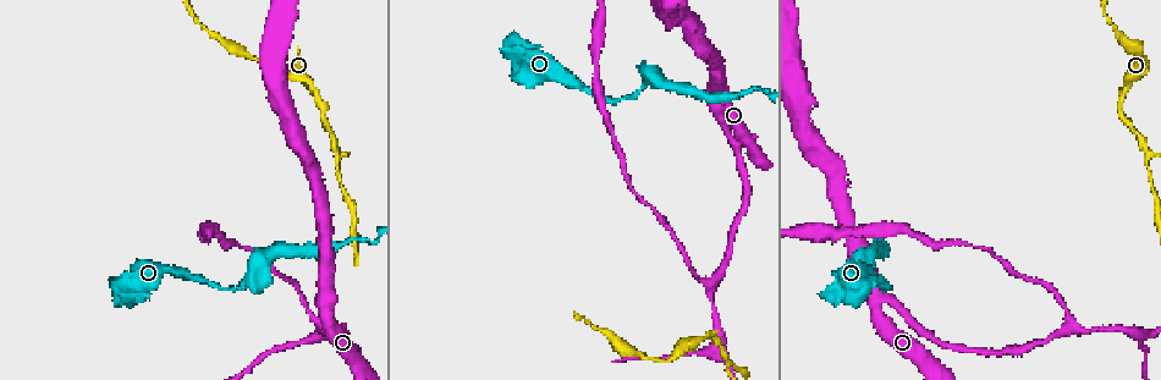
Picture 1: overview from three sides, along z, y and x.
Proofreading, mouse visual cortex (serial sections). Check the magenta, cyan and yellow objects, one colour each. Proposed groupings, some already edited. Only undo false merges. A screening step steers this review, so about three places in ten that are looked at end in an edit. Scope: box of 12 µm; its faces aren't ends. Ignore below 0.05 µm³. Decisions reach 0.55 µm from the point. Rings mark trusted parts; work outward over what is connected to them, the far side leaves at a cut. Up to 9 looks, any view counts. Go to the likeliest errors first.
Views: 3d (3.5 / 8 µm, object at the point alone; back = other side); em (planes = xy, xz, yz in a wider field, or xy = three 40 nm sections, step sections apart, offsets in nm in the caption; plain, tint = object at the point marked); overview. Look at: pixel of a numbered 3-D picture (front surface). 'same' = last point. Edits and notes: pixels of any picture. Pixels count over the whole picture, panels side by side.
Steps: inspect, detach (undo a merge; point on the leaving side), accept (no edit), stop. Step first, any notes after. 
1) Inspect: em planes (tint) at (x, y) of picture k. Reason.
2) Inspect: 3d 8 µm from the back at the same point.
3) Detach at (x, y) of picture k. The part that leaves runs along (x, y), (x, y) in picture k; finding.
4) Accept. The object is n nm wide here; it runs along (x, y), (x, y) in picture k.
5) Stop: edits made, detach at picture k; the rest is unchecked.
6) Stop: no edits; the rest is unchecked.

Inspect: 3d 8 µm at (515, 51) of picture 1. A fork.

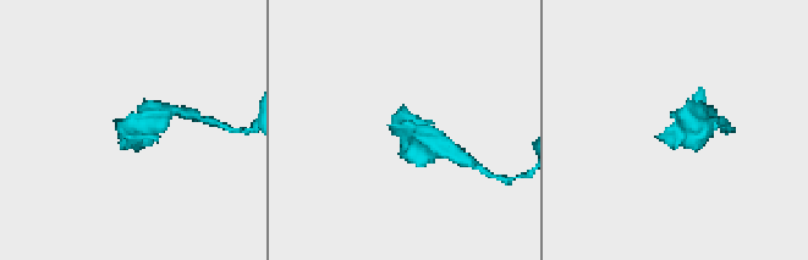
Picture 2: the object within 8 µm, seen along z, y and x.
Inspect: em xy step 3 (tint) at (128, 132) of picture 2.

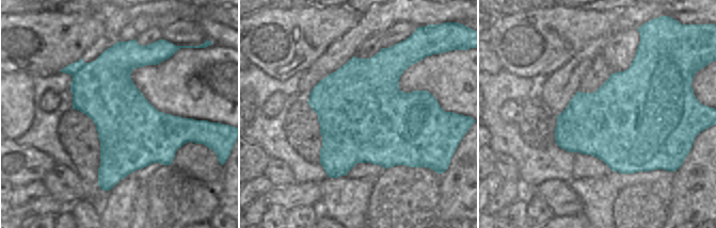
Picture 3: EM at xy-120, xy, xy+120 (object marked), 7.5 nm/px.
Accept. It runs along (430, 140), (389, 125) in picture 2; one cell here.

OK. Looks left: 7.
Inspect: 3d 3.5 µm at (323, 302) of picture 1. Branch point.

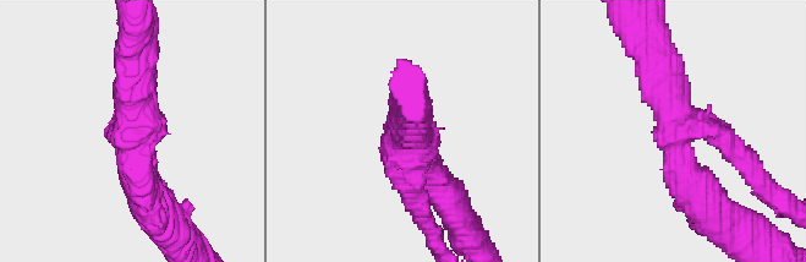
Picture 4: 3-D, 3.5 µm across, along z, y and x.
Inspect: em xy step 3 (plain) at (131, 127) of picture 4. 3 arms meet here; the arms are 300, 450, 500 nm wide.

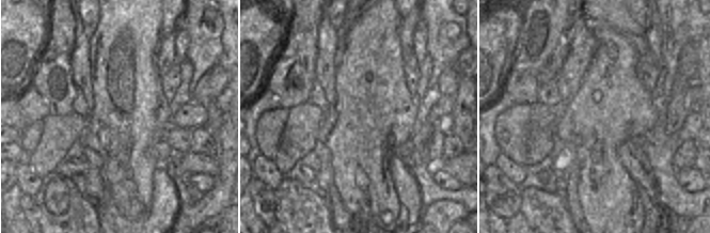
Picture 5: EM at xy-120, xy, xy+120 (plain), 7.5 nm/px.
Inspect: em xy step 3 (tint) at the same point.

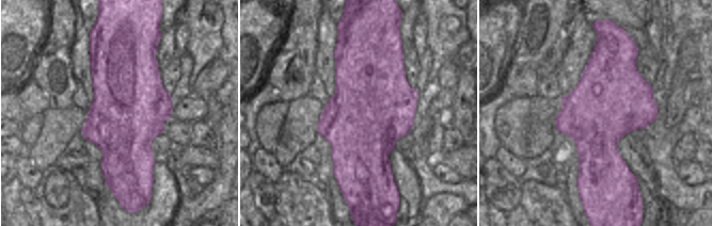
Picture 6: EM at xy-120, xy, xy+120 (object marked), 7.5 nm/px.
Accept. It runs along (705, 196), (654, 53) in picture 4; continuous, no second cell.

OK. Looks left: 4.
Inspect: 3d 8 µm at (712, 281) of picture 1. A fork.

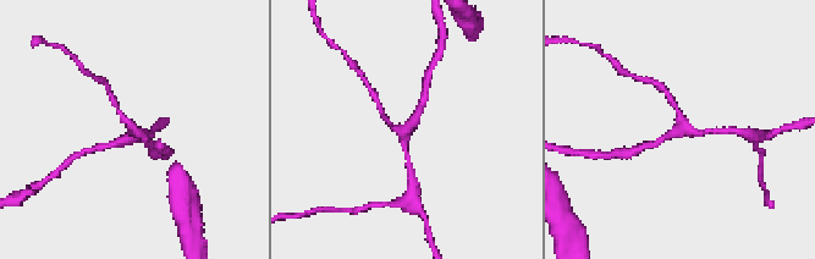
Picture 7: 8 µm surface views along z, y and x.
Inspect: em planes (tint) at (677, 126) of picture 7. 3 arms meet here; the arms are 150, 200, 200 nm wide; need the tissue.

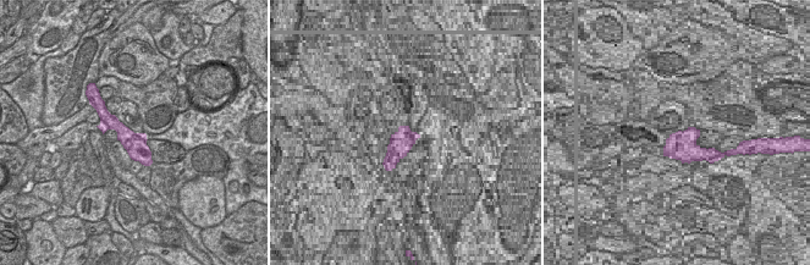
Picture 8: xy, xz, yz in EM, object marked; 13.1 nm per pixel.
Accept. It runs along (149, 144), (125, 120), (113, 98) in picture 7; one cell here.

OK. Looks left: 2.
Inspect: 3d 8 µm at (351, 239) of picture 1.

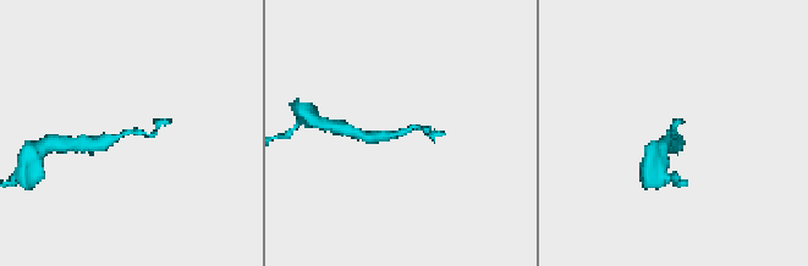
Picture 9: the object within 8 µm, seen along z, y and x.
Inspect: em xy step 1 (tint) at (127, 133) of picture 9.

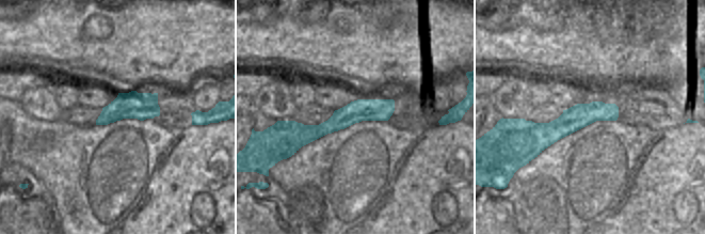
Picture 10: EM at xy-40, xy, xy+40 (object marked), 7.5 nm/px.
Accept. It runs along (94, 143), (127, 132), (152, 134), (157, 127) in picture 9; one cell here.

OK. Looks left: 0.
Stop: no edits; the rest is unchecked.

